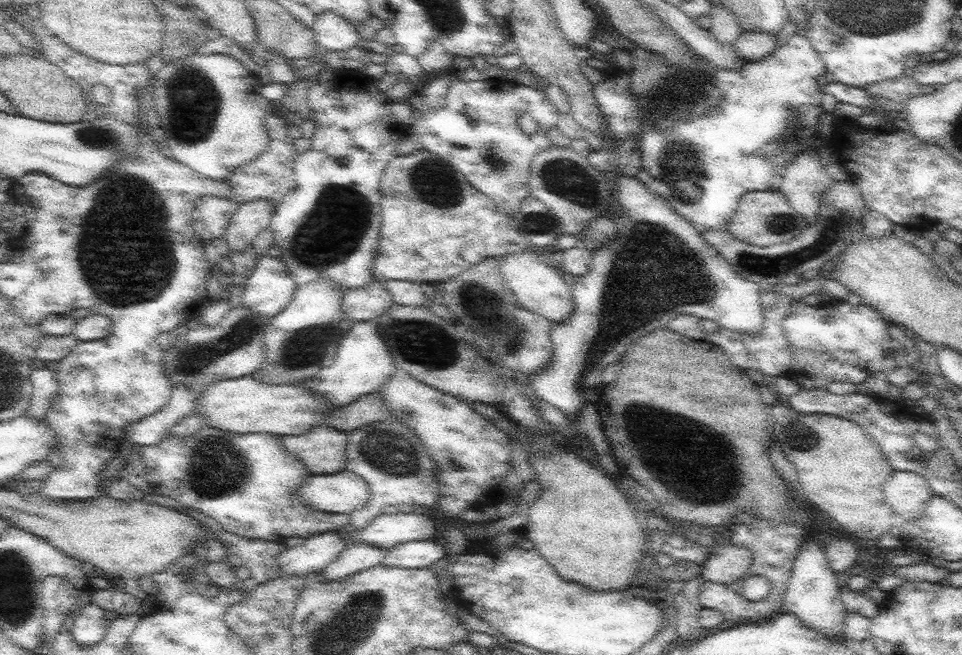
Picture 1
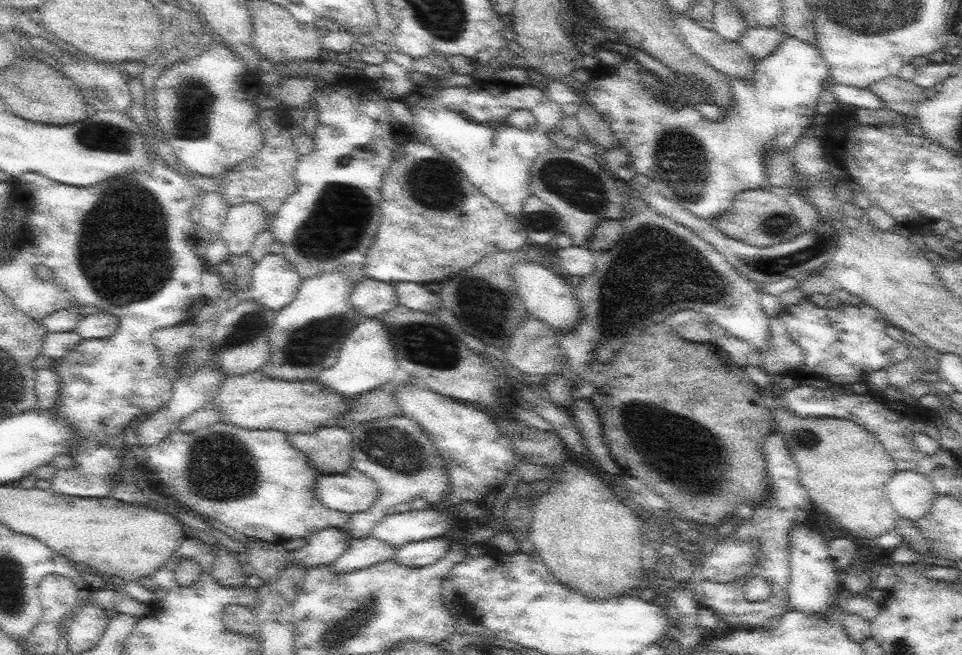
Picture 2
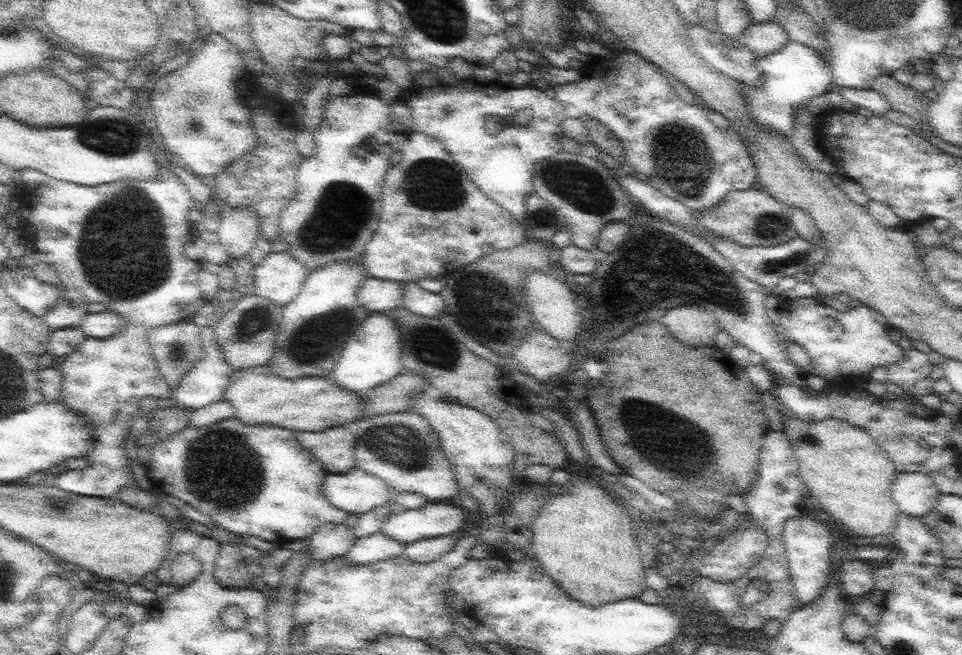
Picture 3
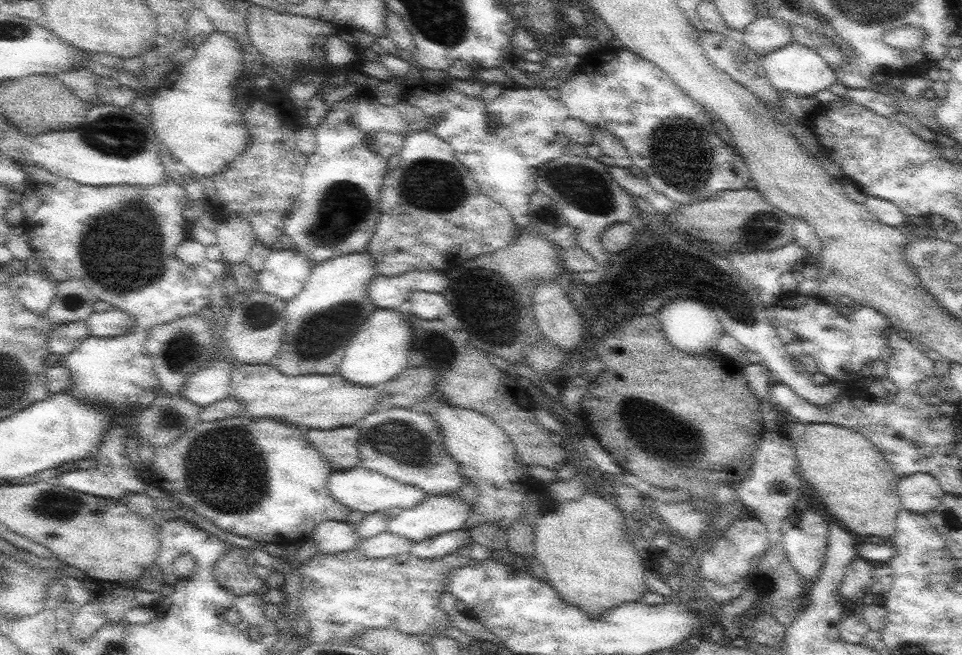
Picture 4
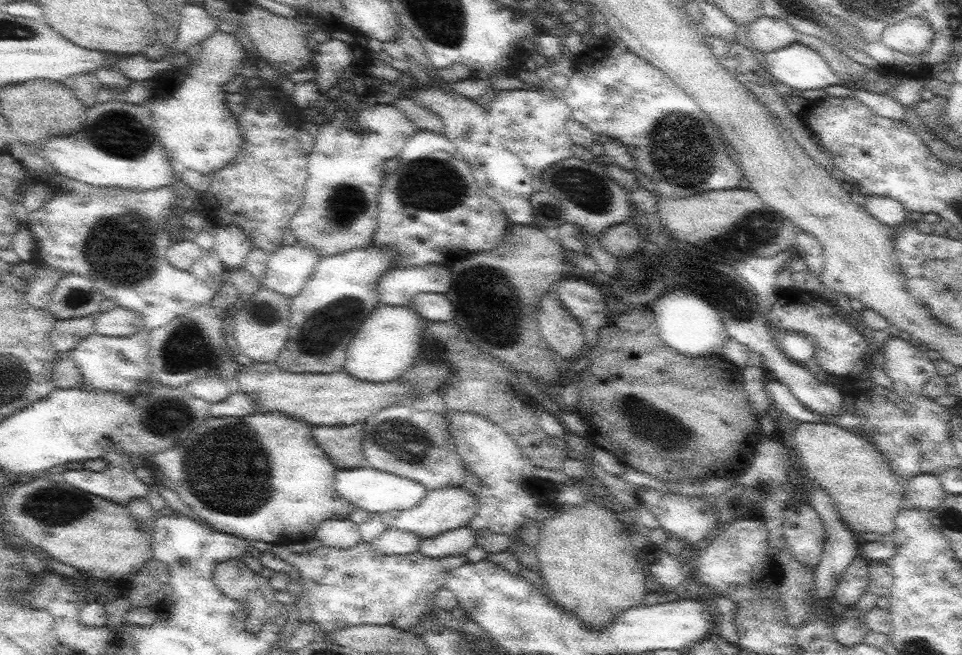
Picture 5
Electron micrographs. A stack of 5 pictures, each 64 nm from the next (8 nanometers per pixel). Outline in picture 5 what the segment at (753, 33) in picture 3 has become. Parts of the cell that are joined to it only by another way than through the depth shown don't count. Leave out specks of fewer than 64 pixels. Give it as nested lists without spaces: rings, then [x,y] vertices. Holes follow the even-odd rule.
[[[761,16],[747,28],[749,28],[747,32],[749,44],[755,50],[763,52],[763,56],[773,50],[781,50],[785,46],[795,44],[795,30],[783,18]]]

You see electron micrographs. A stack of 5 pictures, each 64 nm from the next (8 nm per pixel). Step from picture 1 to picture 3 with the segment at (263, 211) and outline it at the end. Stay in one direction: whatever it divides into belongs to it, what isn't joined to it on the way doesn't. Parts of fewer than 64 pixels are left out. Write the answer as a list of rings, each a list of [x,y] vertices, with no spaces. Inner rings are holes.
[[[221,204],[221,226],[215,234],[231,258],[247,256],[261,234],[257,210],[251,206],[229,208]]]

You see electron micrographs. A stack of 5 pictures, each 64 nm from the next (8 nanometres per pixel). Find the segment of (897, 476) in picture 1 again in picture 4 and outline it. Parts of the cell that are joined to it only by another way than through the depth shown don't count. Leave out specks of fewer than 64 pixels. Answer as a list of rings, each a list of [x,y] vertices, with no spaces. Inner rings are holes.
[[[911,474],[903,476],[897,482],[897,496],[903,510],[911,514],[929,514],[935,510],[943,498],[943,490],[939,482],[931,474]]]

